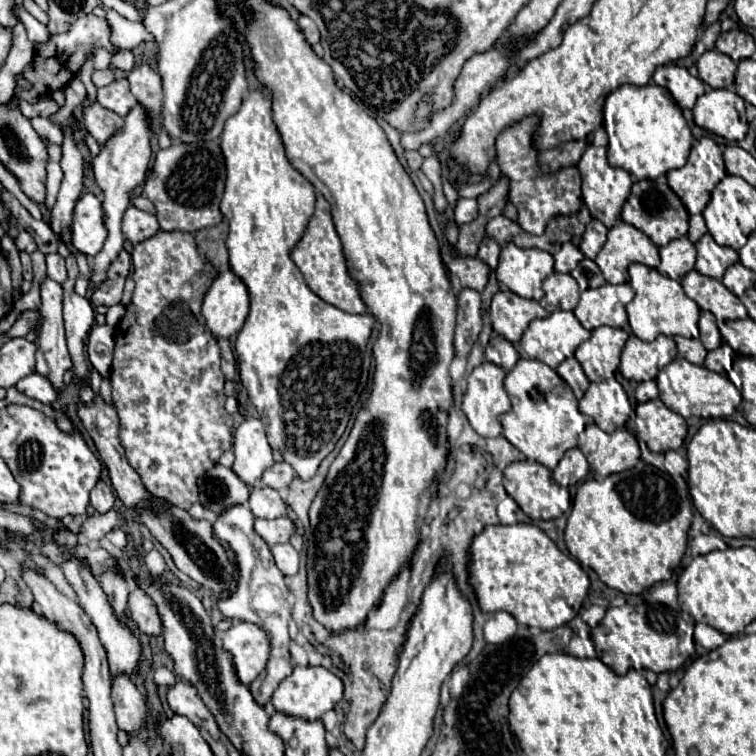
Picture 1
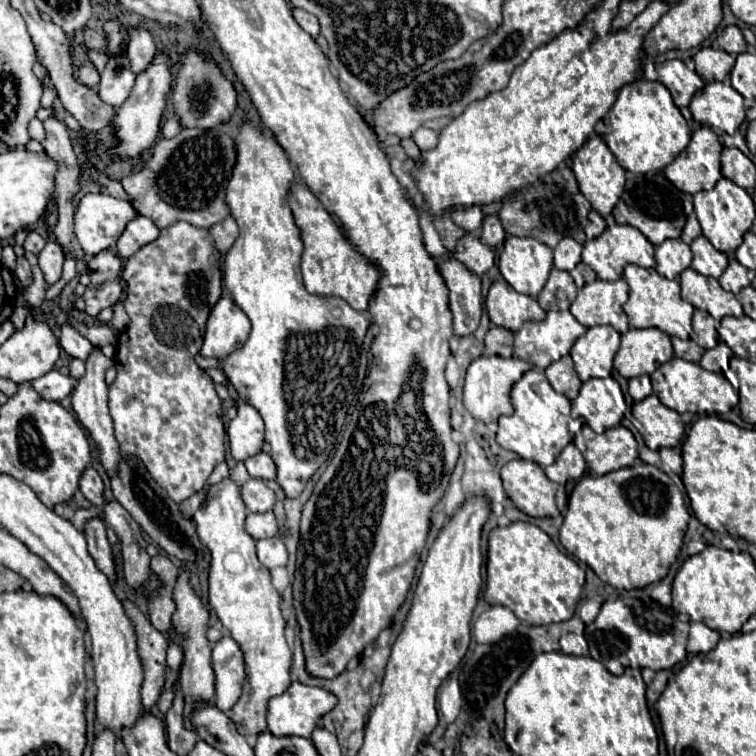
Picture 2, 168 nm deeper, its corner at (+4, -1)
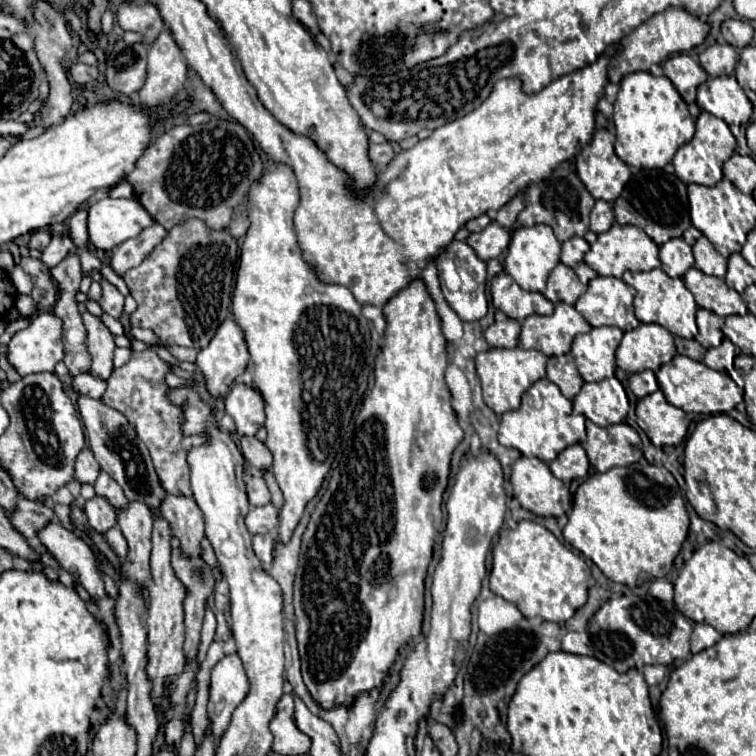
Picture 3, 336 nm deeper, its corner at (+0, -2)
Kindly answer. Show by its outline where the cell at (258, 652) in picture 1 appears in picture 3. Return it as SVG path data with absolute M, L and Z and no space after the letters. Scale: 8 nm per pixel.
M237 655L223 657L211 675L211 691L207 703L207 717L211 721L209 733L221 737L229 727L235 707L247 697L249 681L243 669L243 663Z

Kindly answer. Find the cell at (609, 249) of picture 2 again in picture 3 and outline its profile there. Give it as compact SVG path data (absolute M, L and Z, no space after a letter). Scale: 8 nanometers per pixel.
M613 225L607 233L601 233L597 241L591 245L589 253L585 255L585 263L595 269L599 275L611 275L621 277L625 271L651 271L655 267L661 267L661 261L657 257L659 247L649 239L649 235L643 229L637 229L633 225Z

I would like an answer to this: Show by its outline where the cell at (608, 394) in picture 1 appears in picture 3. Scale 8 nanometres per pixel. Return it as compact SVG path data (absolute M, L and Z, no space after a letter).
M615 377L599 383L585 383L573 399L573 413L585 415L599 427L625 421L628 411L629 398L623 384Z

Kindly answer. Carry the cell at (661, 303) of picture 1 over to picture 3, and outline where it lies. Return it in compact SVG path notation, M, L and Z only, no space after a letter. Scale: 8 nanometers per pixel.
M653 269L653 271L645 271L645 273L627 271L623 275L623 281L637 291L633 305L635 305L635 315L641 323L659 323L665 329L669 329L673 335L679 335L685 339L695 339L697 303L681 279L671 279L663 269Z

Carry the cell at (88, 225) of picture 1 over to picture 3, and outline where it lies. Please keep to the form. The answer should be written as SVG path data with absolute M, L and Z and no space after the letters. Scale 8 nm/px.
M105 197L89 207L89 241L103 251L137 237L155 221L145 207L135 199Z

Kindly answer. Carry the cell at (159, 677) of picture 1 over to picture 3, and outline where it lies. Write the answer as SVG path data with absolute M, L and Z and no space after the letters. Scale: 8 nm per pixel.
M171 719L165 727L165 743L167 745L177 745L183 737L183 721L181 719Z

